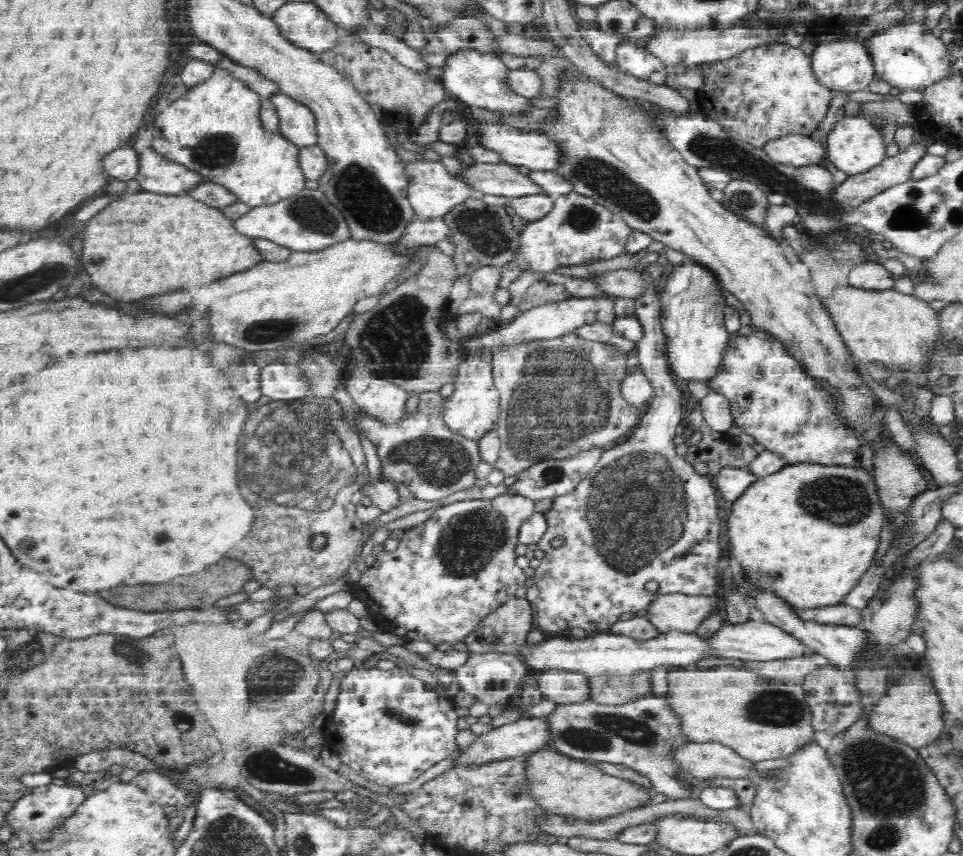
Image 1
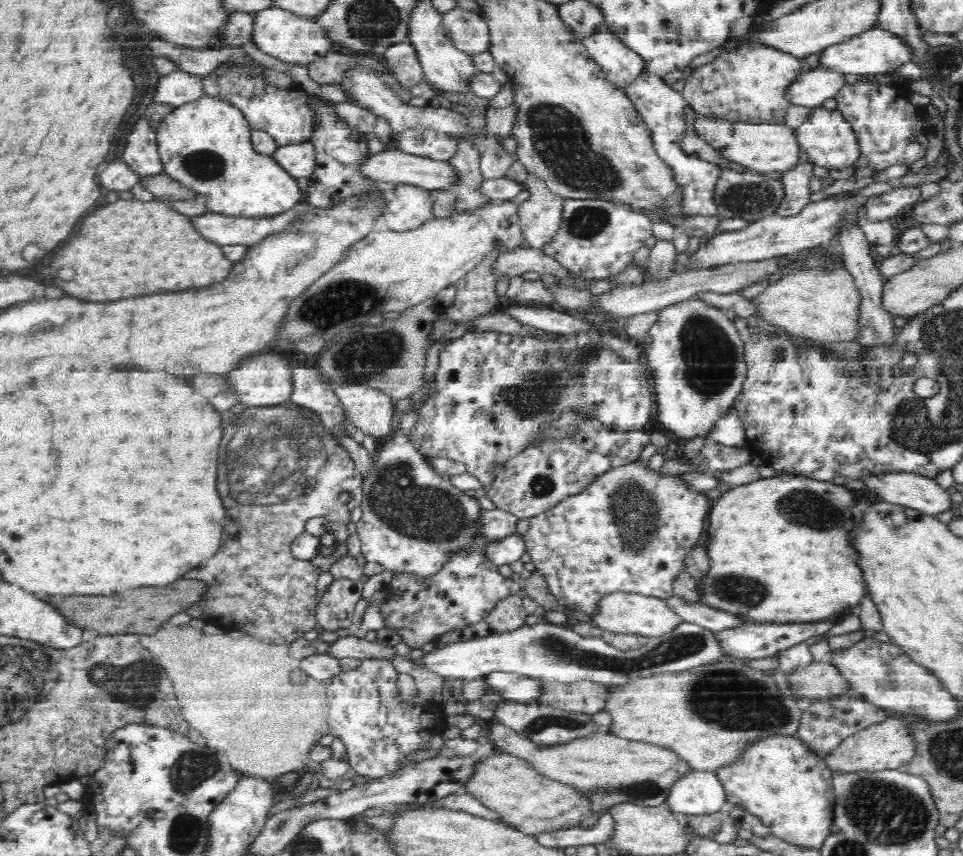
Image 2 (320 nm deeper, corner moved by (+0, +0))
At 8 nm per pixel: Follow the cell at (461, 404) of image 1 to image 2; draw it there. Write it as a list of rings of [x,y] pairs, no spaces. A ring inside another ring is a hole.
[[[468,330],[461,337],[452,339],[439,354],[440,367],[436,372],[436,388],[419,408],[419,419],[412,429],[410,441],[414,444],[420,454],[424,456],[442,457],[450,460],[456,460],[466,465],[466,472],[476,477],[483,487],[488,488],[495,479],[496,468],[507,463],[513,456],[522,452],[529,441],[533,438],[535,431],[543,426],[547,420],[556,418],[560,412],[567,407],[582,407],[582,409],[590,409],[596,405],[597,419],[610,429],[621,429],[622,431],[642,430],[645,424],[650,422],[650,418],[654,416],[654,388],[650,388],[651,372],[646,364],[638,362],[630,362],[621,360],[620,357],[608,351],[606,347],[602,347],[602,336],[596,333],[582,333],[573,335],[563,335],[558,340],[544,342],[532,337],[518,337],[508,333],[497,333],[488,330]],[[547,350],[550,362],[545,364],[540,358],[540,354]]]

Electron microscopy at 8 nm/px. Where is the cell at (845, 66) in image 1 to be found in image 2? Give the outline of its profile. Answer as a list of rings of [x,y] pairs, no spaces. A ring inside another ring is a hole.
[[[820,63],[802,70],[789,88],[789,97],[796,105],[819,106],[828,98],[835,98],[846,85],[846,72]]]

